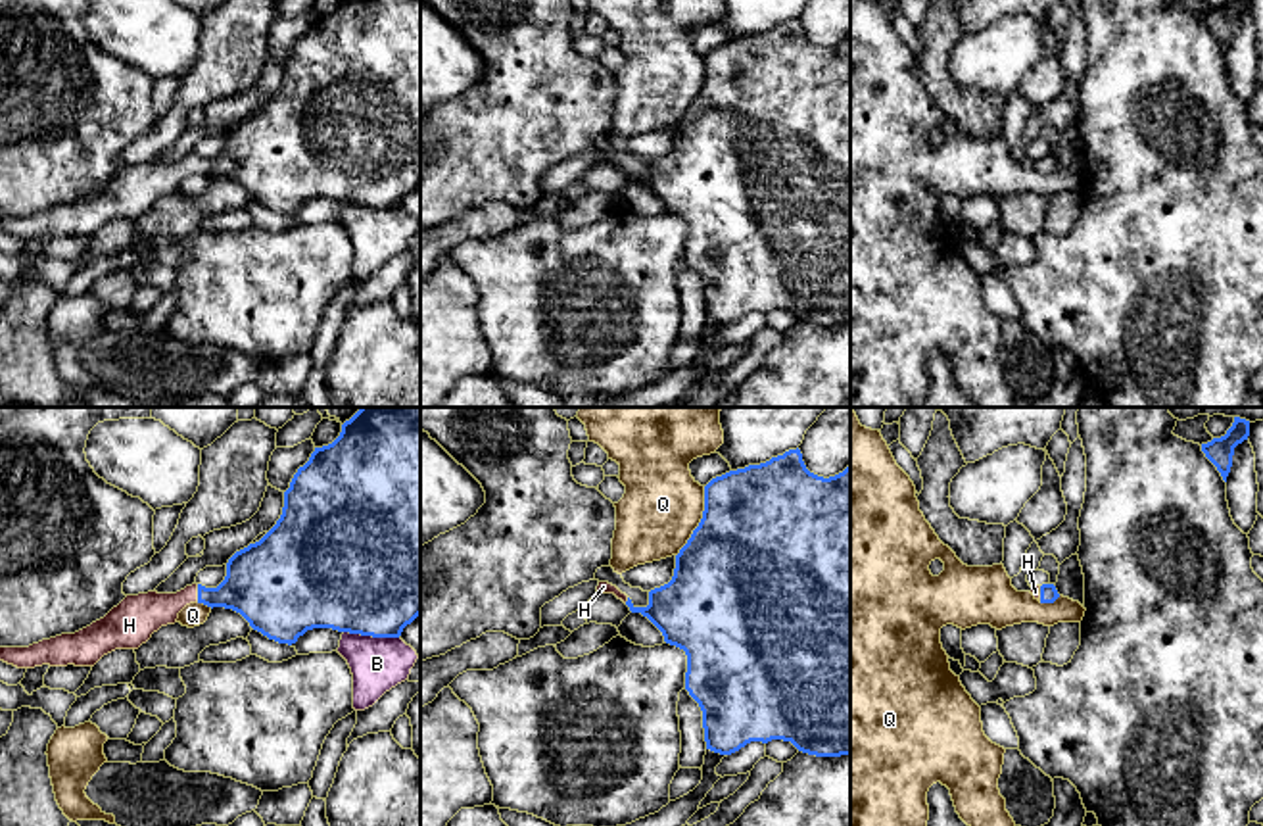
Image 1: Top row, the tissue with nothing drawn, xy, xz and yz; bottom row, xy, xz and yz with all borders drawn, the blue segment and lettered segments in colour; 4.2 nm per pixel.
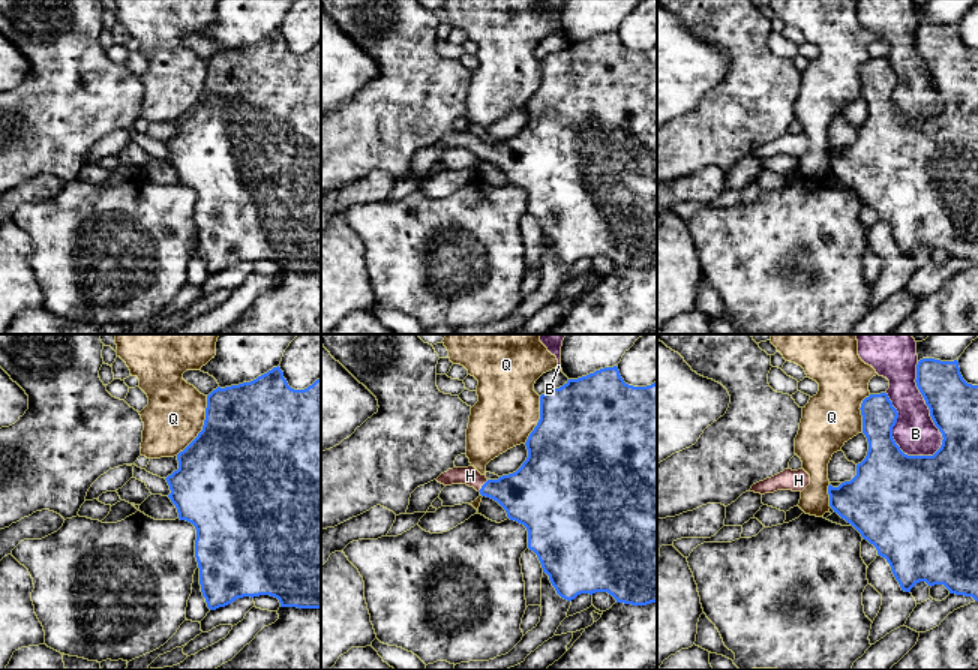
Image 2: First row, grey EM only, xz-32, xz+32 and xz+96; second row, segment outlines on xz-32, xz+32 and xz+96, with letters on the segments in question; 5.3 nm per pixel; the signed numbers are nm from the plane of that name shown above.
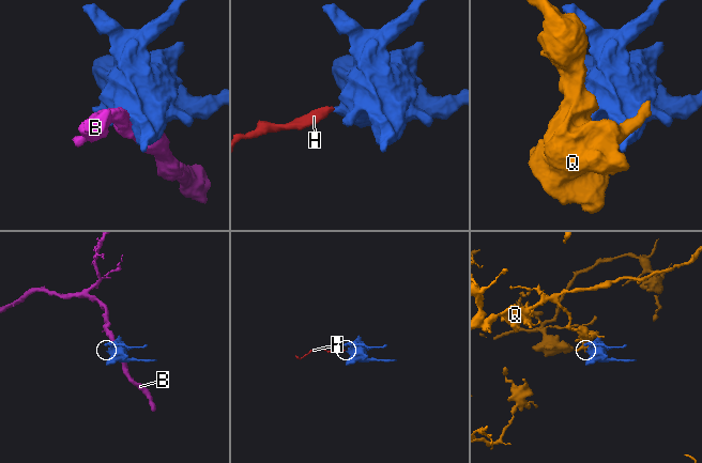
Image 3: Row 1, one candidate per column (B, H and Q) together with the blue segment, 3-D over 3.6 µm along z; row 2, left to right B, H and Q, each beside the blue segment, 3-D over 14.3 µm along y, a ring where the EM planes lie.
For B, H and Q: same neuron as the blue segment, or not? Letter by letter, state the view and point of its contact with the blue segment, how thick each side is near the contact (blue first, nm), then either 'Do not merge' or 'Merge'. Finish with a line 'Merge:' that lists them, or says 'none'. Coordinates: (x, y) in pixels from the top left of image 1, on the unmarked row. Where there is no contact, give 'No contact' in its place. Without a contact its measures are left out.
B: Touches blue at xy (371, 204). Thickness 500 nm (blue) against 220 nm. Do not merge
H: Touches blue at xy (198, 164). Thickness 260 nm (blue) against 170 nm. Merge
Q: Touches blue at xz (701, 91). Thickness 500 nm (blue) against 340 nm. Do not merge
Merge: H

